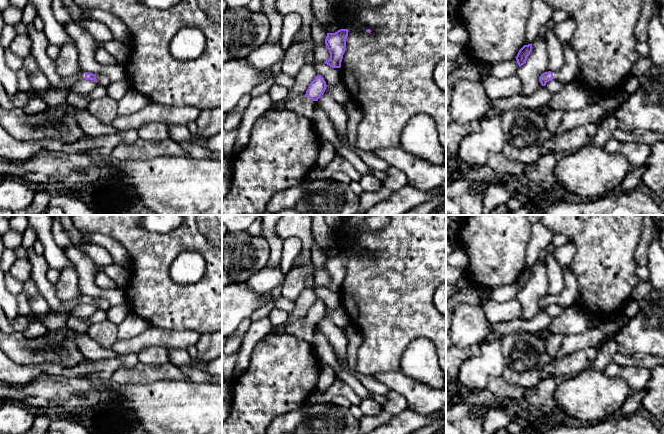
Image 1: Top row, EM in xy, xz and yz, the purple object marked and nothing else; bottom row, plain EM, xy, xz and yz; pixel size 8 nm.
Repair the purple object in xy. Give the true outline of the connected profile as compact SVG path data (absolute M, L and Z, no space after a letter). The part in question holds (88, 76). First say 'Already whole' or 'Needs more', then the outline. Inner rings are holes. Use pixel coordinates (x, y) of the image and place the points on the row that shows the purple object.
Needs more. M81 71L77 73L75 76L63 78L60 84L56 87L49 85L49 88L45 94L39 94L33 88L29 89L27 93L31 97L40 97L47 104L47 107L60 107L67 103L66 97L71 93L71 87L82 79L97 82L95 74Z

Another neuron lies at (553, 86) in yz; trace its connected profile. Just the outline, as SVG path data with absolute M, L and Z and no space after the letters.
M553 79L553 80L549 81L549 82L547 82L545 87L547 88L547 90L551 94L555 94L555 93L561 91L563 89L564 85L561 82Z

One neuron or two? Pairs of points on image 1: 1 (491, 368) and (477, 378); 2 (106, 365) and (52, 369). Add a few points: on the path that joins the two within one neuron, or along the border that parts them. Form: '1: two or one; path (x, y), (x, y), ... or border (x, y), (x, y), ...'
1: one; path (488, 368), (480, 375)
2: one; path (93, 369), (65, 371)

